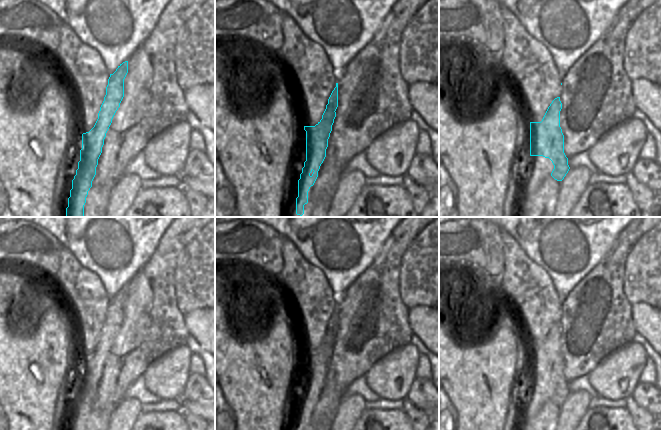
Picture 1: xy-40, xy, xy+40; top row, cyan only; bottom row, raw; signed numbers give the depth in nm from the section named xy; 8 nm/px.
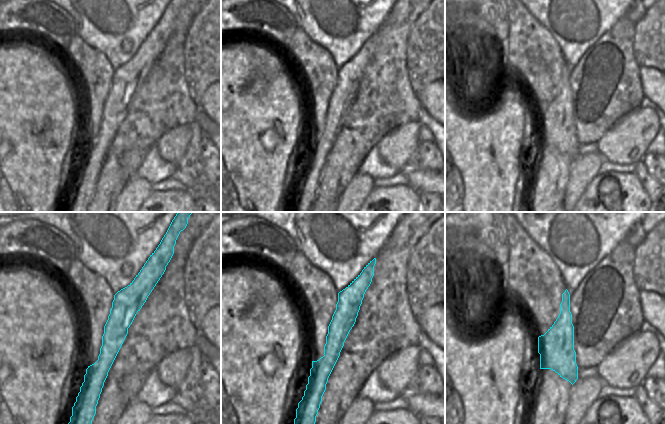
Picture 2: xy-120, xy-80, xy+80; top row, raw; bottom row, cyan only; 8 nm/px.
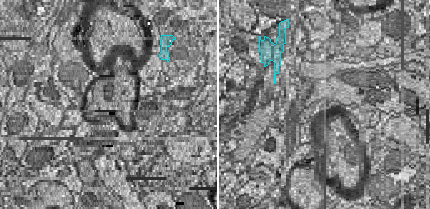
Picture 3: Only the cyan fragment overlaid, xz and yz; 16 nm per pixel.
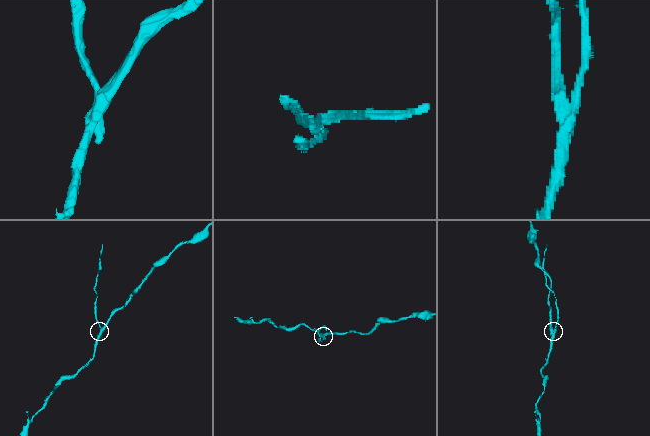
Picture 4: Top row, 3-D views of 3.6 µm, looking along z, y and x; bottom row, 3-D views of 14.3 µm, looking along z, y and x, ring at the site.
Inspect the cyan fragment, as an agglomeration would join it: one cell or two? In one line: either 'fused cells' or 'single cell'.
fused cells

